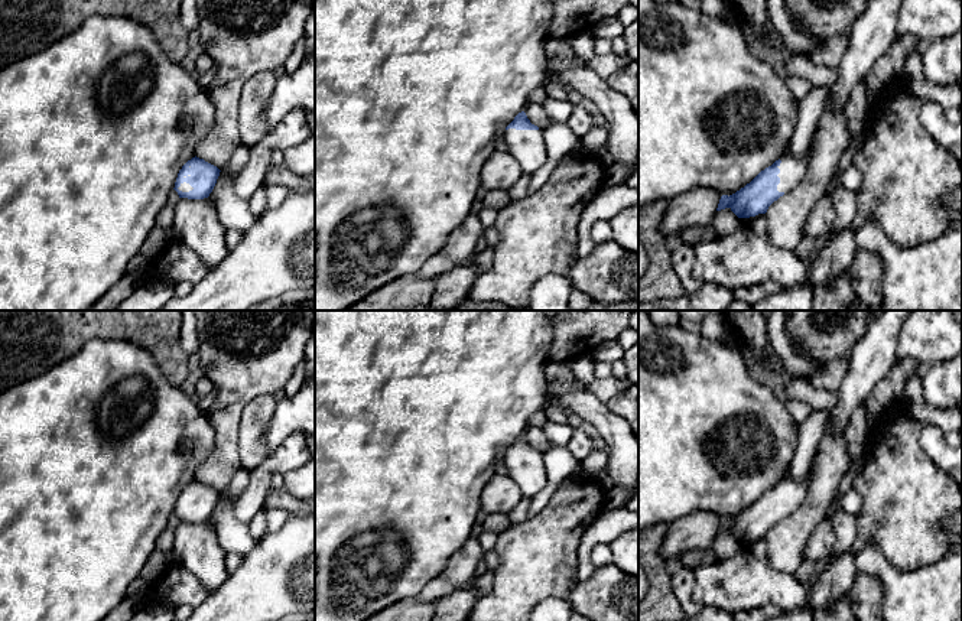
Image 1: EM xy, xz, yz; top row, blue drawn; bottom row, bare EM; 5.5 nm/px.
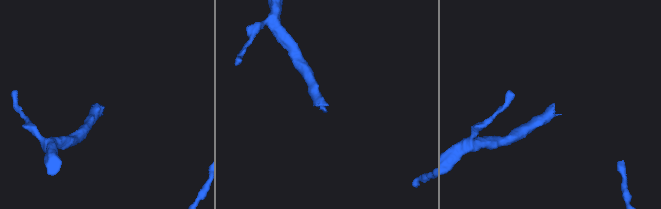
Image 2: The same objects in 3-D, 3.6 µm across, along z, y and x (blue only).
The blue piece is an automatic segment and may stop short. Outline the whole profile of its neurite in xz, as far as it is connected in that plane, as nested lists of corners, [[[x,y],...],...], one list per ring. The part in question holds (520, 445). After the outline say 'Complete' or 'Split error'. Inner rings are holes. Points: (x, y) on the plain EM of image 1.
[[[524,435],[514,440],[501,459],[523,497],[532,498],[545,488],[547,479],[543,453],[532,448]]]. Split error

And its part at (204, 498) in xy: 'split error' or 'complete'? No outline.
split error

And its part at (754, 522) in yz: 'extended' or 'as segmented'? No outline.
extended

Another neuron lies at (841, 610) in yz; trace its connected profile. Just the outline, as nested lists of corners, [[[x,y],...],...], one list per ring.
[[[846,594],[826,608],[813,609],[813,621],[857,621],[849,595]]]

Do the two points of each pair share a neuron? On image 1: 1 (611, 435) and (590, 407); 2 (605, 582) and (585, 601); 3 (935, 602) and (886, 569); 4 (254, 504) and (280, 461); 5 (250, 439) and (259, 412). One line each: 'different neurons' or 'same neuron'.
1: same neuron
2: same neuron
3: same neuron
4: same neuron
5: same neuron

